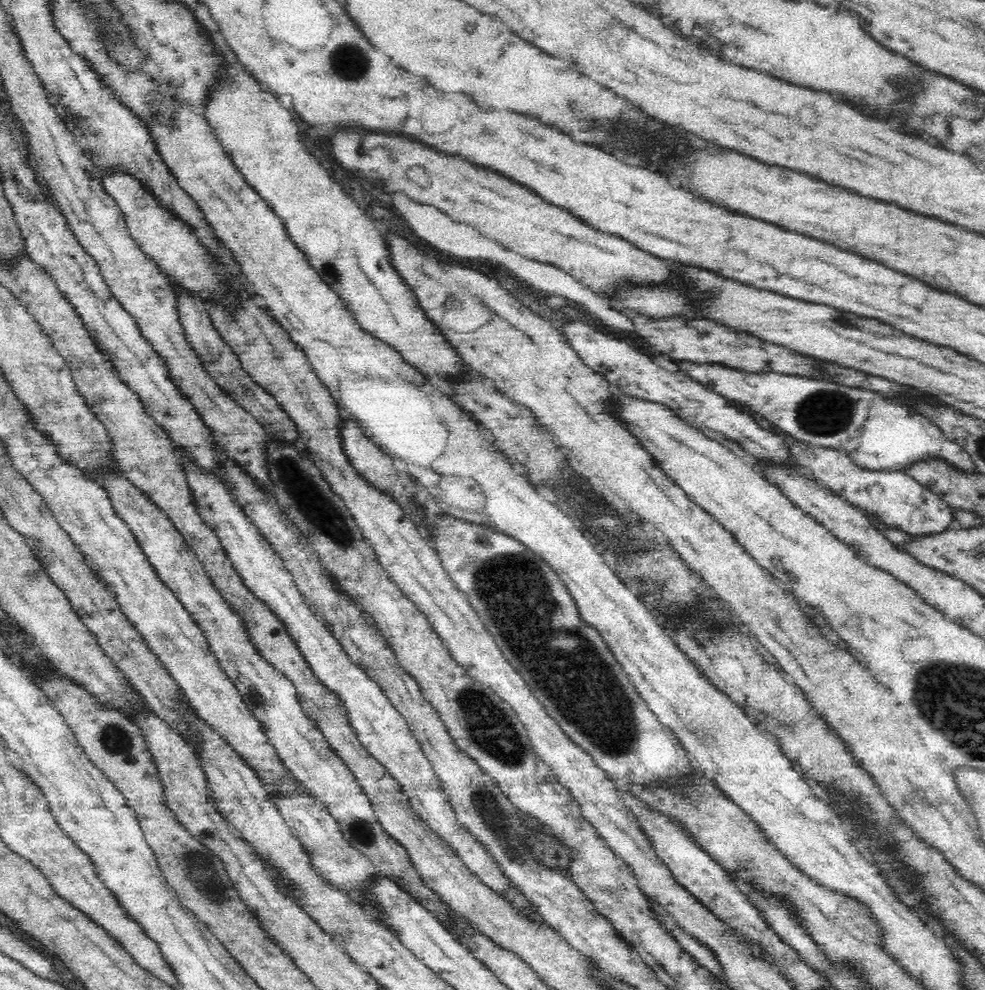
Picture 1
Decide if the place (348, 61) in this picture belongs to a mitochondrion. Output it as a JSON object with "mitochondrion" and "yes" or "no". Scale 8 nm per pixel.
{"mitochondrion":"yes"}

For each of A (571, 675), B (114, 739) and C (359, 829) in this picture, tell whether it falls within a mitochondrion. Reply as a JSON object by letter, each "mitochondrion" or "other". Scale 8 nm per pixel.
{"A":"mitochondrion","B":"mitochondrion","C":"mitochondrion"}

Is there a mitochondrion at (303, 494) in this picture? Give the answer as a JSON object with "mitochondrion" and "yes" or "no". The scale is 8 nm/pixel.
{"mitochondrion":"yes"}

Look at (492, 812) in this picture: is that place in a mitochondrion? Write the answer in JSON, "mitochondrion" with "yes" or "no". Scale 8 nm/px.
{"mitochondrion":"yes"}

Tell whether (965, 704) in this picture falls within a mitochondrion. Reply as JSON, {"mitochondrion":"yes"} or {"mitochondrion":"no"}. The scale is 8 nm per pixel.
{"mitochondrion":"yes"}

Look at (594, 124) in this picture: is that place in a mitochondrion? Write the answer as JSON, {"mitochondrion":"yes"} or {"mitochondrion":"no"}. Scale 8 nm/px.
{"mitochondrion":"no"}

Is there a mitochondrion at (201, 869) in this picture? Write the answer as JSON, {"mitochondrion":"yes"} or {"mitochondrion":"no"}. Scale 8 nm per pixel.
{"mitochondrion":"yes"}

